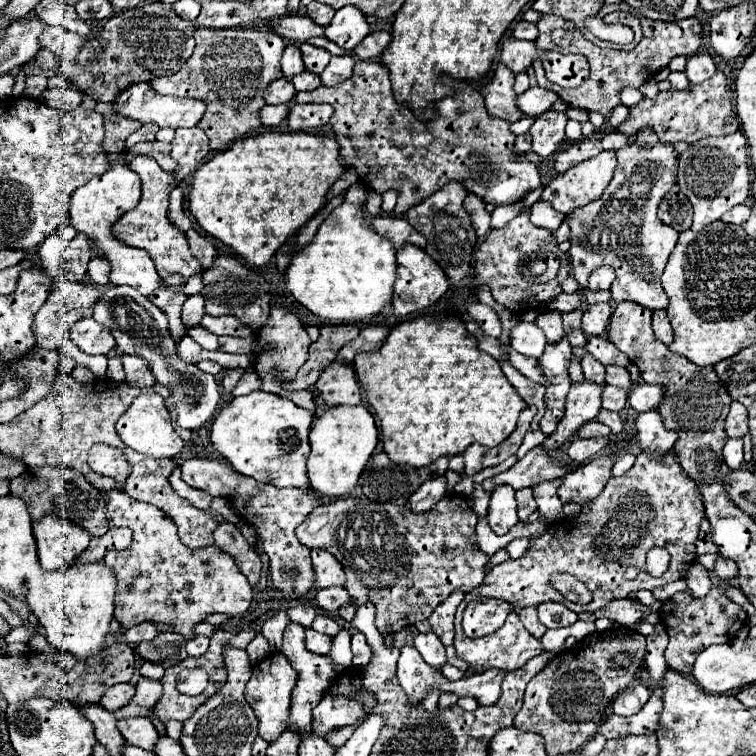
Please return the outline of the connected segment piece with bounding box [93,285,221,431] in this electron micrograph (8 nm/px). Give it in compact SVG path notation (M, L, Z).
M107 285L99 303L93 305L93 319L111 329L111 335L117 341L117 349L127 355L137 355L147 361L151 373L155 375L155 383L167 387L175 397L177 425L189 431L203 427L215 413L219 403L219 385L213 375L199 371L193 363L183 363L177 353L177 341L169 335L167 317L159 311L147 297L135 291L129 285Z

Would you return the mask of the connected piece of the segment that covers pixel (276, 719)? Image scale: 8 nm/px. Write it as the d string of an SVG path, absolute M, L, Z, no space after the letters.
M275 653L253 667L253 675L245 687L245 699L253 707L259 719L259 737L263 737L269 743L275 741L285 731L289 705L291 705L291 693L295 689L297 679L299 679L297 671L291 667L289 659L283 653Z

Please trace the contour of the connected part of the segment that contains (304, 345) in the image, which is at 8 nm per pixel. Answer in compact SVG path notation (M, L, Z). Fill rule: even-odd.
M273 307L273 309L271 309L271 315L269 315L269 319L267 319L267 323L265 323L263 329L259 331L259 335L255 335L255 339L257 339L259 343L263 343L263 345L265 345L265 343L275 345L275 351L271 351L271 353L267 353L267 355L265 355L265 353L255 353L255 355L253 355L253 357L255 357L255 371L257 371L259 377L263 379L261 389L263 389L263 391L271 391L271 393L281 395L281 397L287 397L287 399L295 401L295 405L299 405L299 407L303 407L303 409L315 413L315 411L317 411L317 405L315 405L315 401L313 401L311 391L291 391L291 389L283 389L283 385L275 385L275 377L273 377L273 373L269 373L273 367L281 369L281 371L283 371L281 381L287 383L287 381L295 379L299 367L307 361L309 347L311 347L311 339L309 339L309 335L307 335L305 327L301 325L301 321L299 321L293 313L289 313L287 309L283 309L283 307Z

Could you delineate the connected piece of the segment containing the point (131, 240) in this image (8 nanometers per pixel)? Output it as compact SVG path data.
M146 155L135 157L128 166L141 177L141 199L139 199L135 209L123 213L121 219L113 223L111 231L113 231L115 239L121 241L121 243L127 243L129 247L137 245L137 247L149 251L151 259L155 261L157 273L161 277L165 277L169 273L179 273L183 277L191 277L195 273L201 273L201 265L191 255L187 239L185 239L185 233L181 233L175 225L171 225L171 221L167 217L169 193L177 187L175 185L175 177L171 173L163 171L155 163L155 159Z

